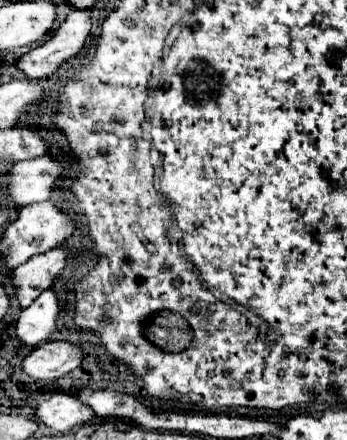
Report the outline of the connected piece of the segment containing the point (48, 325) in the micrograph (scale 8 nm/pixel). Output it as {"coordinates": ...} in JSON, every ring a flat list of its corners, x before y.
{"coordinates":[[44,290,34,300,34,304,22,310,20,318,16,320,18,342,28,348,40,346,46,340,46,336,50,336,50,332,54,330,58,314,60,306,56,294,52,290]]}

